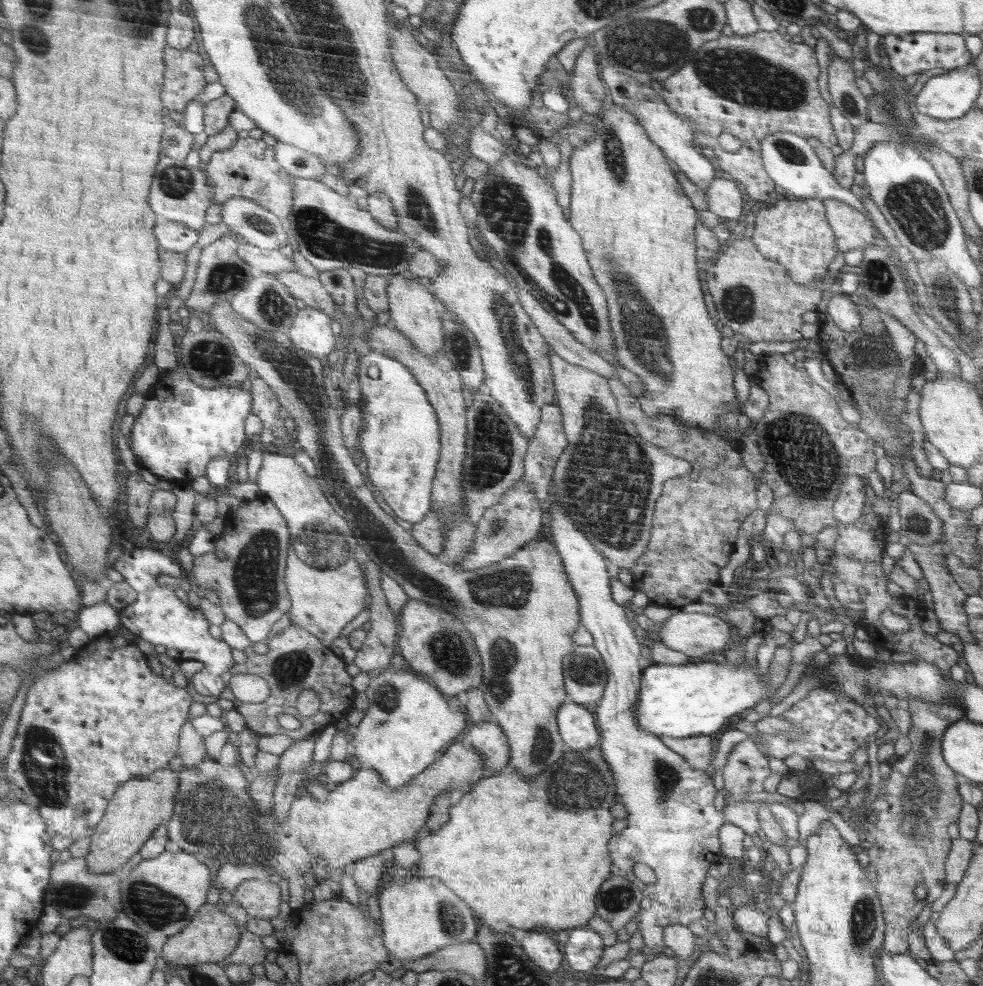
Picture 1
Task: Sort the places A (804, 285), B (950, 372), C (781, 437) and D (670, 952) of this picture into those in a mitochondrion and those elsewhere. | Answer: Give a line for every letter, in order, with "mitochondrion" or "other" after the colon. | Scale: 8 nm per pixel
A: other
B: other
C: mitochondrion
D: other

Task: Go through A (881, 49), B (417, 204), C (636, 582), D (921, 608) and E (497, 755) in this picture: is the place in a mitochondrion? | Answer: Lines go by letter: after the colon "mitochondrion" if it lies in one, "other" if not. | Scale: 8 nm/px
A: other
B: mitochondrion
C: other
D: other
E: other

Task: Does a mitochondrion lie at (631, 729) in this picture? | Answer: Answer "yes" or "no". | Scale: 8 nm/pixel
no

